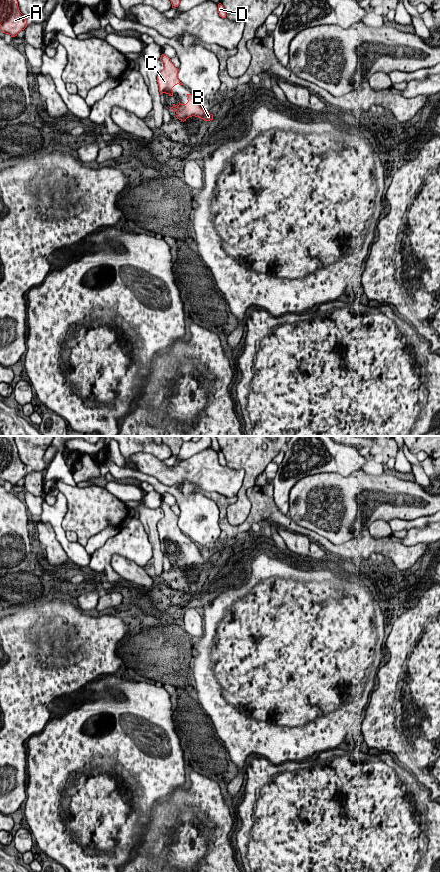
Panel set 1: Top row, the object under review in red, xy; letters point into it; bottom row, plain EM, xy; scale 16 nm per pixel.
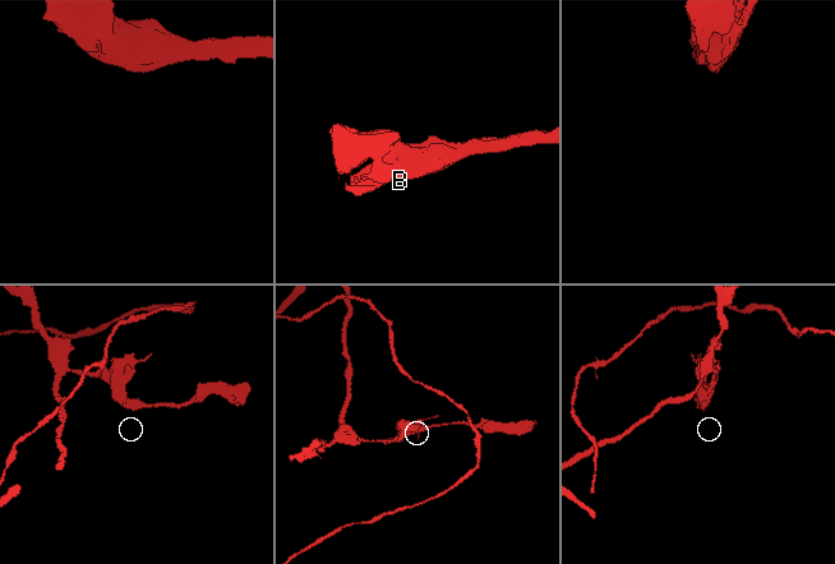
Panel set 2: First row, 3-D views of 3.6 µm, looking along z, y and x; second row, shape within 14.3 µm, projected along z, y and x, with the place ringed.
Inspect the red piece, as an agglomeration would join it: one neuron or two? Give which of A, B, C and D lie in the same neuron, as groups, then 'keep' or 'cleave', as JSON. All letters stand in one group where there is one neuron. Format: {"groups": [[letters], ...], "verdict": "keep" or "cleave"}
{"groups": [["A", "B", "C", "D"]], "verdict": "keep"}

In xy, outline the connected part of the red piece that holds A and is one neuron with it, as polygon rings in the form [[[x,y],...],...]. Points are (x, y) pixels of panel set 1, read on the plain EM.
[[[0,436],[0,478],[15,485],[27,473],[27,466],[19,458],[14,436]]]

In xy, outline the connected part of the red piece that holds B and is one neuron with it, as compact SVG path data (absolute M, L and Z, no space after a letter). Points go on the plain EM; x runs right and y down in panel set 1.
M193 541L187 542L188 550L186 552L181 552L179 550L179 553L176 554L173 552L172 555L170 555L171 558L176 560L176 565L181 569L186 569L187 566L195 564L203 567L204 569L210 569L213 568L213 563L210 562L208 559L205 560L202 555L201 548L198 548Z

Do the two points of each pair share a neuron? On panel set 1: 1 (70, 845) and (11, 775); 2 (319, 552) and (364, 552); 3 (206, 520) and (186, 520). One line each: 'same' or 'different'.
1: different
2: different
3: same

